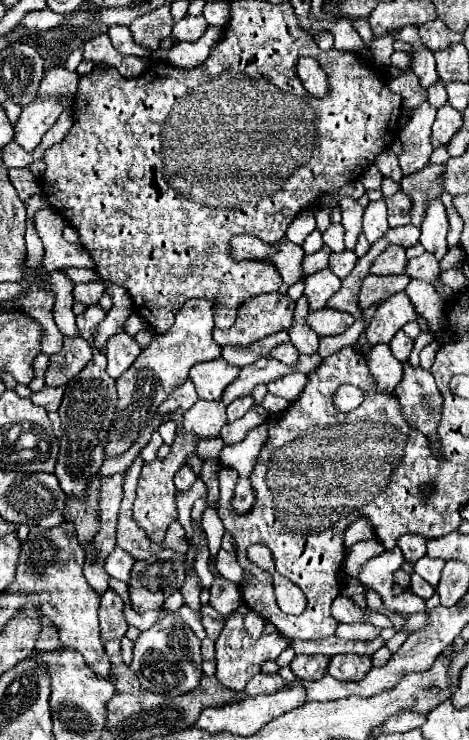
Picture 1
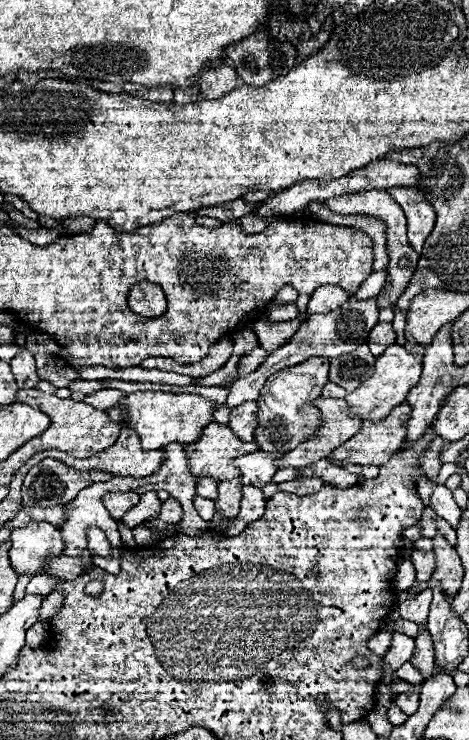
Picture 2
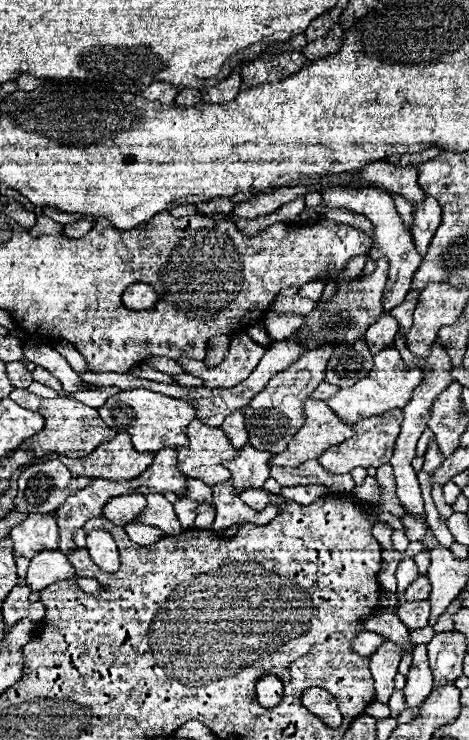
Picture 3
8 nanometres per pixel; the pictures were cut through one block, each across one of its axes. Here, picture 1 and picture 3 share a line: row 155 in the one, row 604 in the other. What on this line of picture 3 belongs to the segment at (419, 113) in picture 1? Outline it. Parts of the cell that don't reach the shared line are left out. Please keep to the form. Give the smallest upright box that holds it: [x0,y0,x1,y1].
[398,600,430,628]

